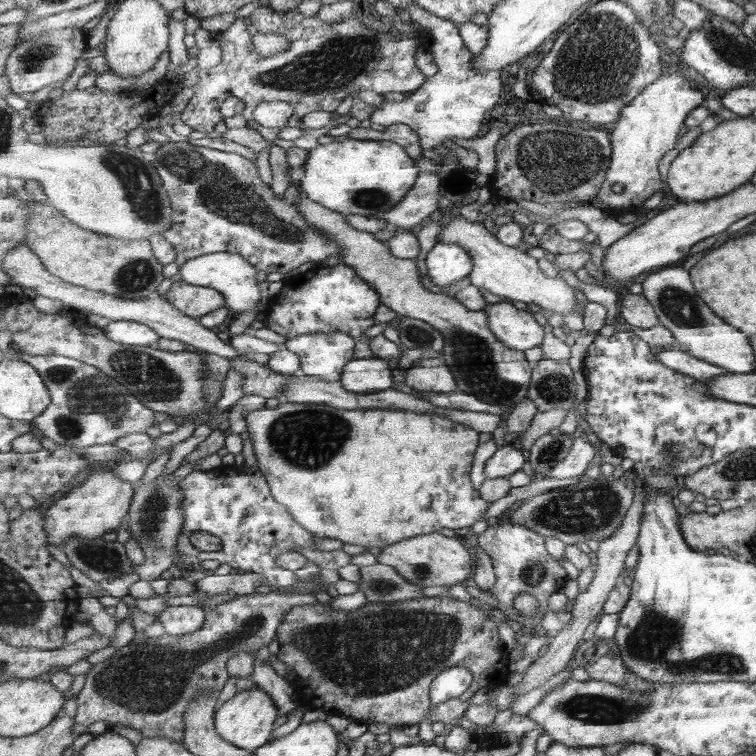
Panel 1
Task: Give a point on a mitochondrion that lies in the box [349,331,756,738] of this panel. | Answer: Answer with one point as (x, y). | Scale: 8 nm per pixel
(657, 633)

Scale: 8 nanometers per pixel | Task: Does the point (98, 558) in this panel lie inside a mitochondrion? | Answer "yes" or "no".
yes

